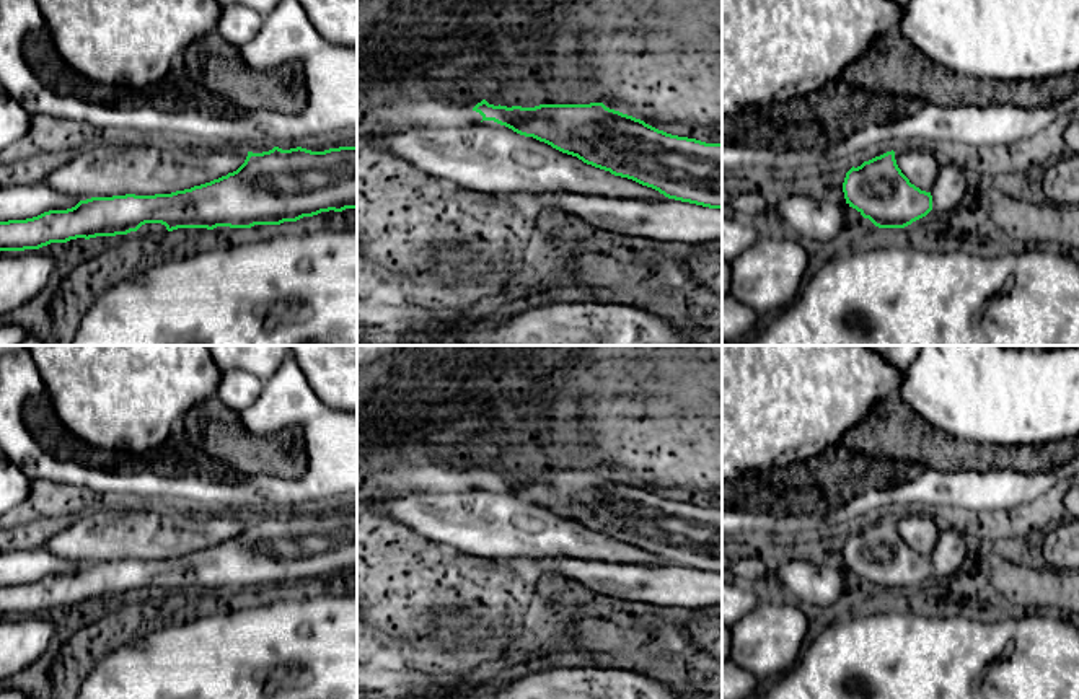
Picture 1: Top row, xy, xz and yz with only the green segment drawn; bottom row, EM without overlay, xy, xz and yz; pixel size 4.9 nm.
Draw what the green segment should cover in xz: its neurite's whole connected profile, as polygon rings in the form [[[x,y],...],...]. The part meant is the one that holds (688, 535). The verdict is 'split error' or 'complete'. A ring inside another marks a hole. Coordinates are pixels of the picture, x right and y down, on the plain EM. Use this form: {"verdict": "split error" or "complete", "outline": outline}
{"verdict": "complete", "outline": [[[482,464],[473,476],[668,564],[722,574],[722,508],[667,499],[603,468],[507,473]]]}

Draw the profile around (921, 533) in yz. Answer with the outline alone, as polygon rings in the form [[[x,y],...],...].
[[[916,513],[895,517],[895,525],[901,538],[921,556],[931,557],[940,534],[936,520]]]

